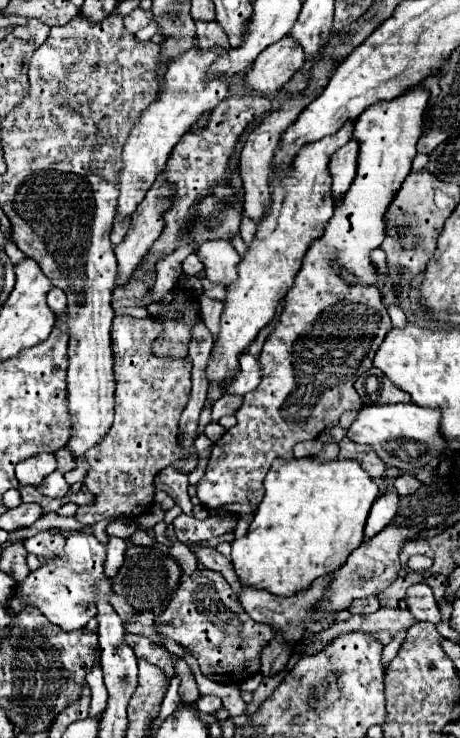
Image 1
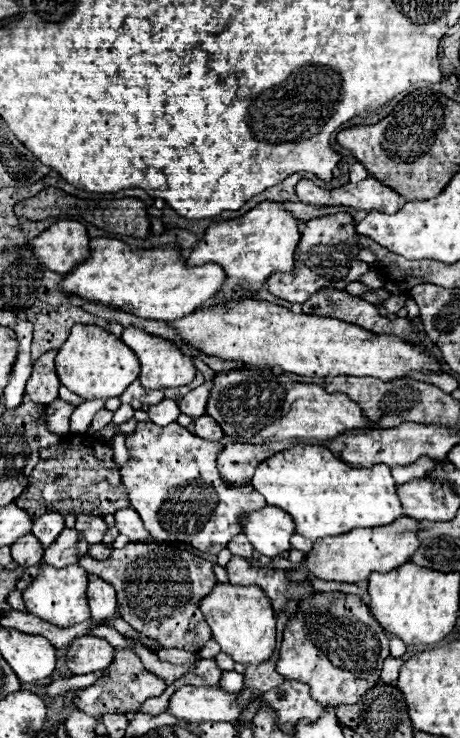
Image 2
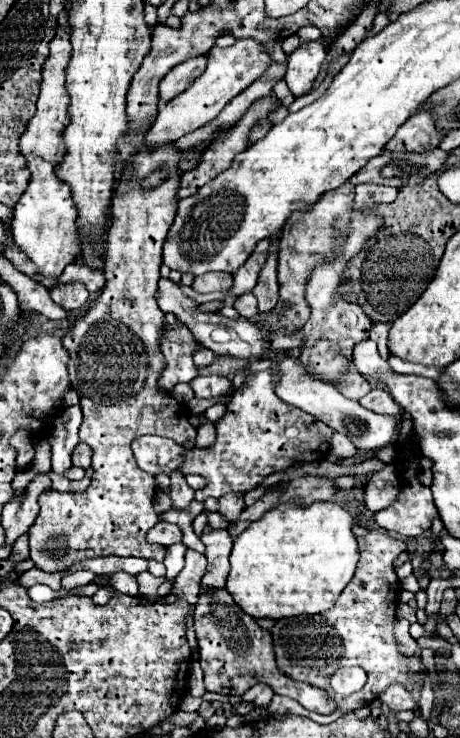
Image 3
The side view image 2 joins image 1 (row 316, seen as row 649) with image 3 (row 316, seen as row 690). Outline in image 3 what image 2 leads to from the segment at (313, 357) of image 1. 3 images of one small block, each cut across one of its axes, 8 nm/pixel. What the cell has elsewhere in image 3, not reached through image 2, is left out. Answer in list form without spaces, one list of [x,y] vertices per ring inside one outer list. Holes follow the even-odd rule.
[[[354,208],[352,222],[350,222],[350,236],[348,236],[346,244],[342,246],[342,252],[338,254],[336,260],[318,266],[312,272],[312,278],[306,286],[306,300],[312,308],[312,316],[306,322],[306,326],[298,332],[300,336],[308,338],[302,348],[302,356],[300,356],[300,362],[308,368],[308,372],[320,374],[322,380],[332,382],[344,396],[354,396],[354,398],[362,398],[370,392],[370,384],[366,382],[366,378],[362,378],[362,374],[358,370],[354,370],[350,354],[352,354],[352,348],[356,342],[368,338],[372,322],[362,312],[362,308],[358,308],[358,304],[350,304],[350,302],[342,300],[342,296],[338,296],[338,286],[342,284],[340,278],[346,268],[346,262],[352,256],[356,256],[356,252],[362,250],[362,244],[366,244],[366,240],[370,236],[374,236],[374,232],[378,232],[380,226],[382,226],[382,218],[364,216],[364,210]]]

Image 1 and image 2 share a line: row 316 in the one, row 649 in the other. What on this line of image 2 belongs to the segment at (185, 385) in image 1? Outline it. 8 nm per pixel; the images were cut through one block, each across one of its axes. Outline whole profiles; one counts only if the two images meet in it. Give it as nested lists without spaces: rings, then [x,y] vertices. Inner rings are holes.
[[[116,648],[114,662],[106,668],[104,676],[98,678],[94,684],[86,686],[84,690],[78,690],[72,698],[72,704],[98,720],[102,718],[102,714],[136,714],[142,702],[146,702],[152,696],[160,696],[166,690],[166,686],[168,684],[162,678],[154,676],[144,668],[140,656],[132,648]]]

